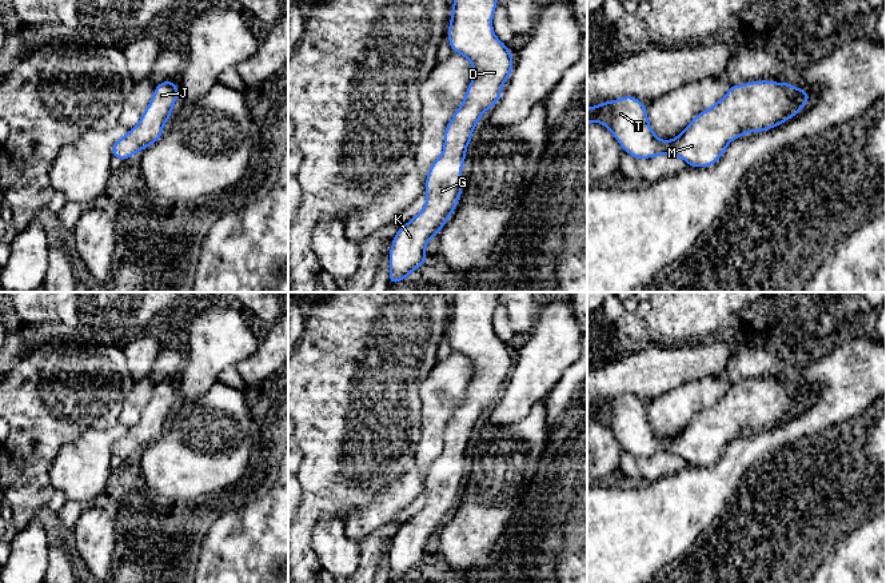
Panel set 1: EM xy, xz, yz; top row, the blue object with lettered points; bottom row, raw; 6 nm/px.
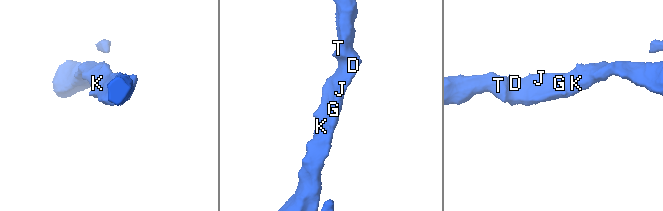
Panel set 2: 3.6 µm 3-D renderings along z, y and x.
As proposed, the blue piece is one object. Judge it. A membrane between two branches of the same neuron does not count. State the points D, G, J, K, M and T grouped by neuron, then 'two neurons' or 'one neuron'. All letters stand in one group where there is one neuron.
groups D G J K M T; one neuron

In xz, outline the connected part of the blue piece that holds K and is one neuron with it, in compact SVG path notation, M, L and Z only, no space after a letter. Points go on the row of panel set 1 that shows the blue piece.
M454 0L452 15L448 25L448 44L455 53L470 60L474 76L464 95L464 100L447 123L444 131L444 148L442 155L431 164L426 179L426 205L407 224L403 224L392 239L388 253L390 272L388 283L396 284L404 280L412 271L428 261L426 245L428 240L439 235L447 219L455 211L464 181L462 179L462 164L467 161L466 148L471 144L471 135L482 115L498 103L502 87L510 77L514 57L507 44L502 43L494 33L492 16L498 0Z

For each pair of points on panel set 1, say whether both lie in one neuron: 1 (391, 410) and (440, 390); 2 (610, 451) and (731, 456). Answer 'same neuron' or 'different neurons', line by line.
1: different neurons
2: different neurons

